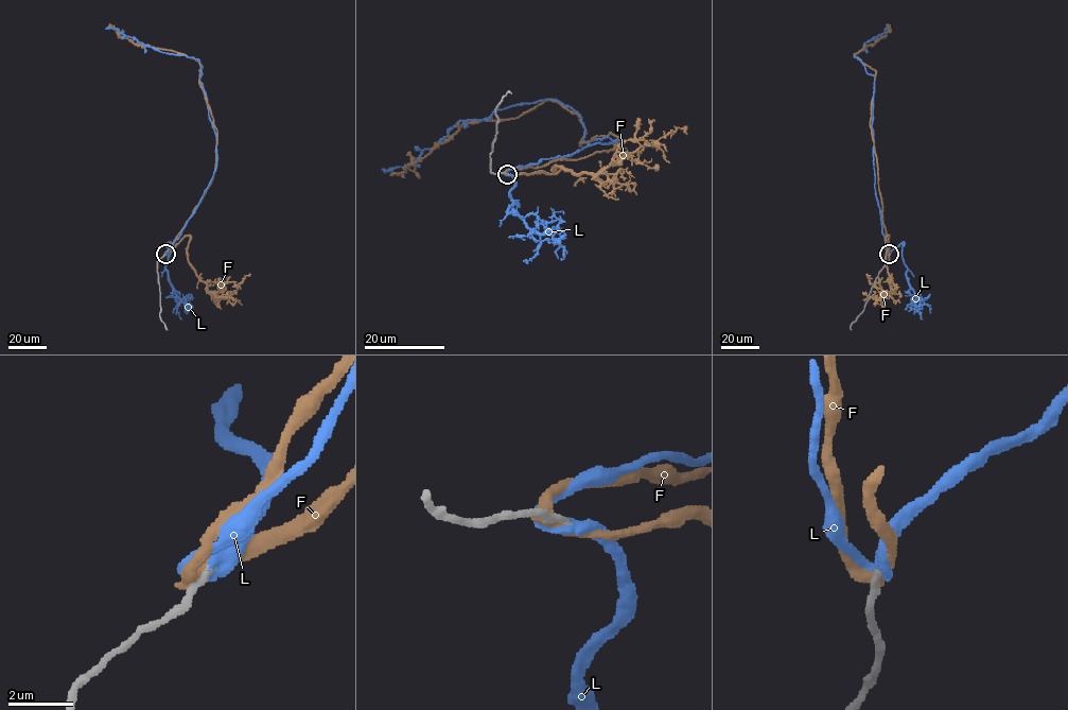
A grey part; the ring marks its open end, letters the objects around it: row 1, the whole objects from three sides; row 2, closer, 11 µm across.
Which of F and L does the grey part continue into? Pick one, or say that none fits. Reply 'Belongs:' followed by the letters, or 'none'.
Belongs: L

